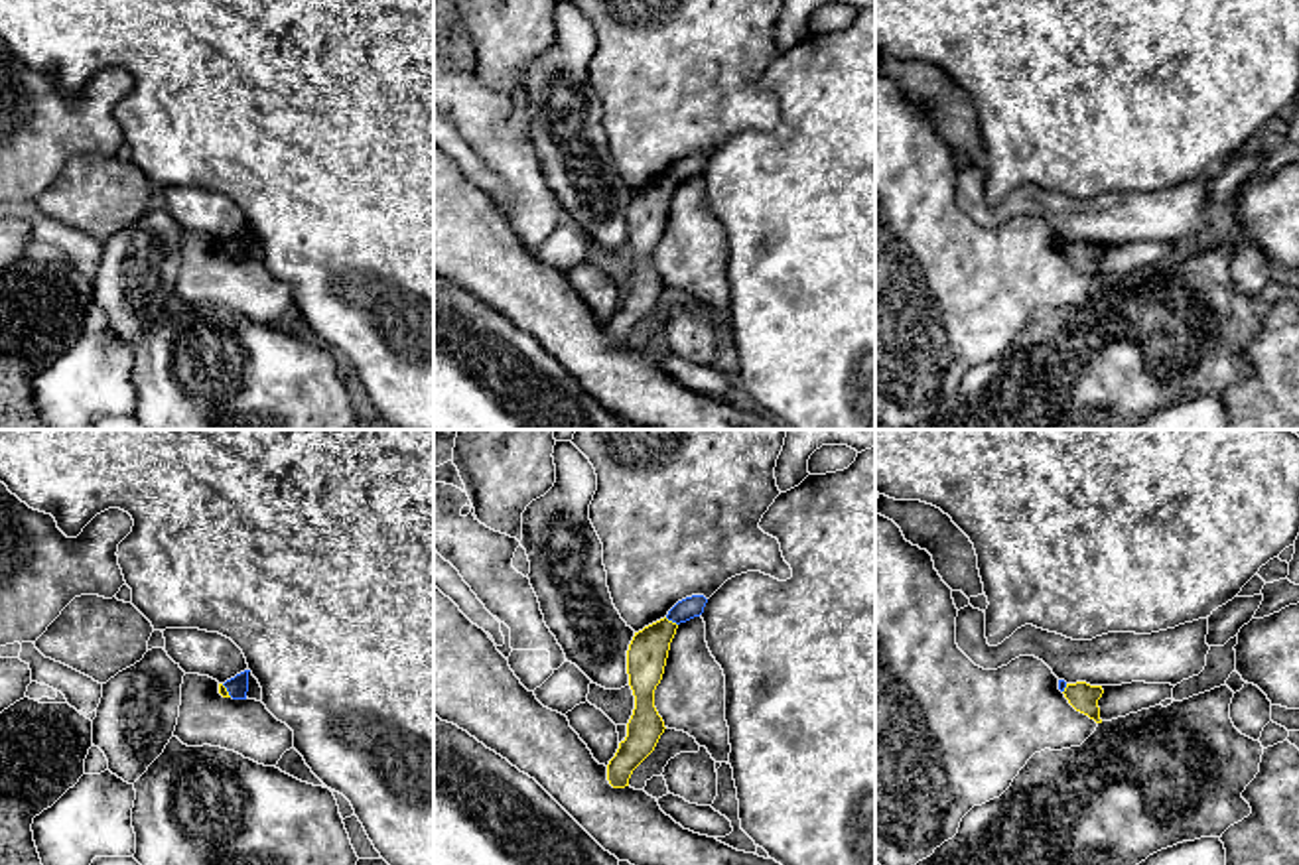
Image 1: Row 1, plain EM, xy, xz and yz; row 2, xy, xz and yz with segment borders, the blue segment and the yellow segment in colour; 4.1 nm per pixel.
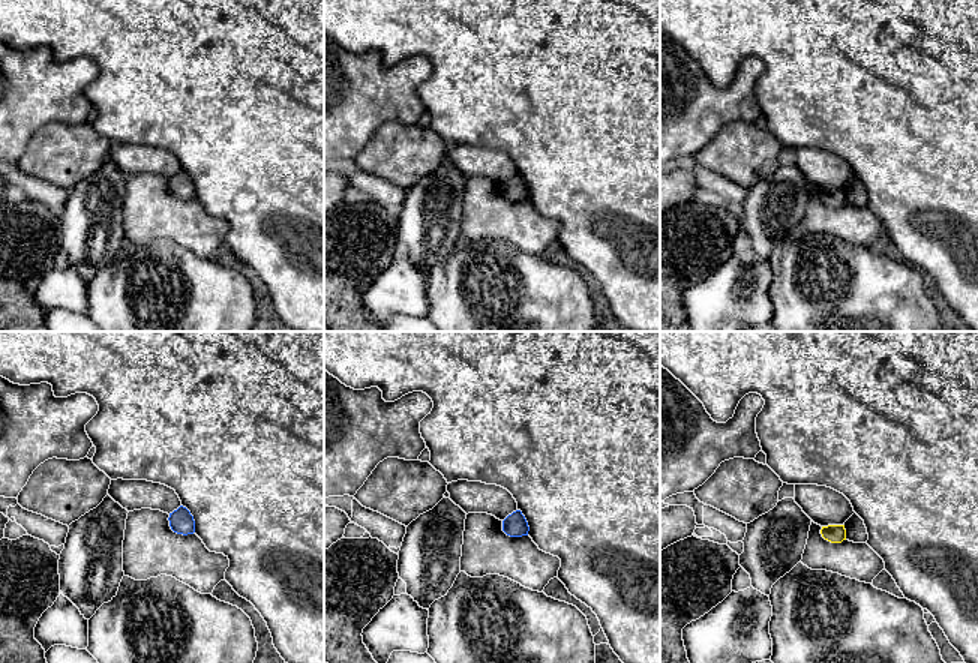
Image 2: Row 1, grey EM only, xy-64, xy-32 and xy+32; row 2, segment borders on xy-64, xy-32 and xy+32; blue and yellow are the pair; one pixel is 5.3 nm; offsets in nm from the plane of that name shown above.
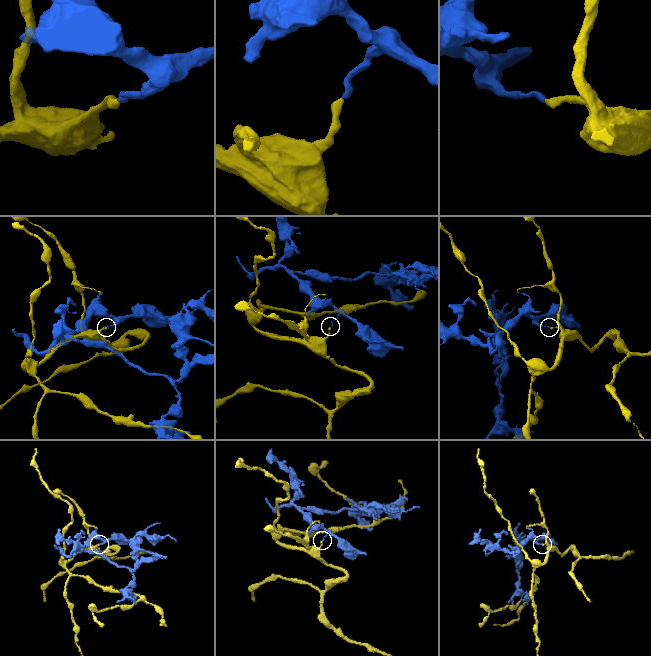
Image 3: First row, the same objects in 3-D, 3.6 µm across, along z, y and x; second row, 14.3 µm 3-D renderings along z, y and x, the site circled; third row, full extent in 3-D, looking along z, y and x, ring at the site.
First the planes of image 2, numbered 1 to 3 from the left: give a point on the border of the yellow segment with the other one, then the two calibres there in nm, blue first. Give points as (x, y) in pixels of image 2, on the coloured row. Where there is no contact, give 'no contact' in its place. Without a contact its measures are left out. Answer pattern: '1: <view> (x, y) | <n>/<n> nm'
1: no contact
2: no contact
3: no contact

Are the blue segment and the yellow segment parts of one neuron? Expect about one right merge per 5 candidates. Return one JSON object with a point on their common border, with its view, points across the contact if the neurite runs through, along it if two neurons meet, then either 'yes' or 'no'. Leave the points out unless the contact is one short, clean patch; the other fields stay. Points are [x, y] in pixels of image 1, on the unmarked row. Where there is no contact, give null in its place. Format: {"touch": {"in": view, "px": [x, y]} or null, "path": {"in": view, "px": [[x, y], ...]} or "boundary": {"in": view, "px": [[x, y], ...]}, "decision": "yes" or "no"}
{"touch": {"in": "xz", "px": [671, 178]}, "boundary": {"in": "xz", "px": [[665, 176], [677, 184]]}, "decision": "no"}

